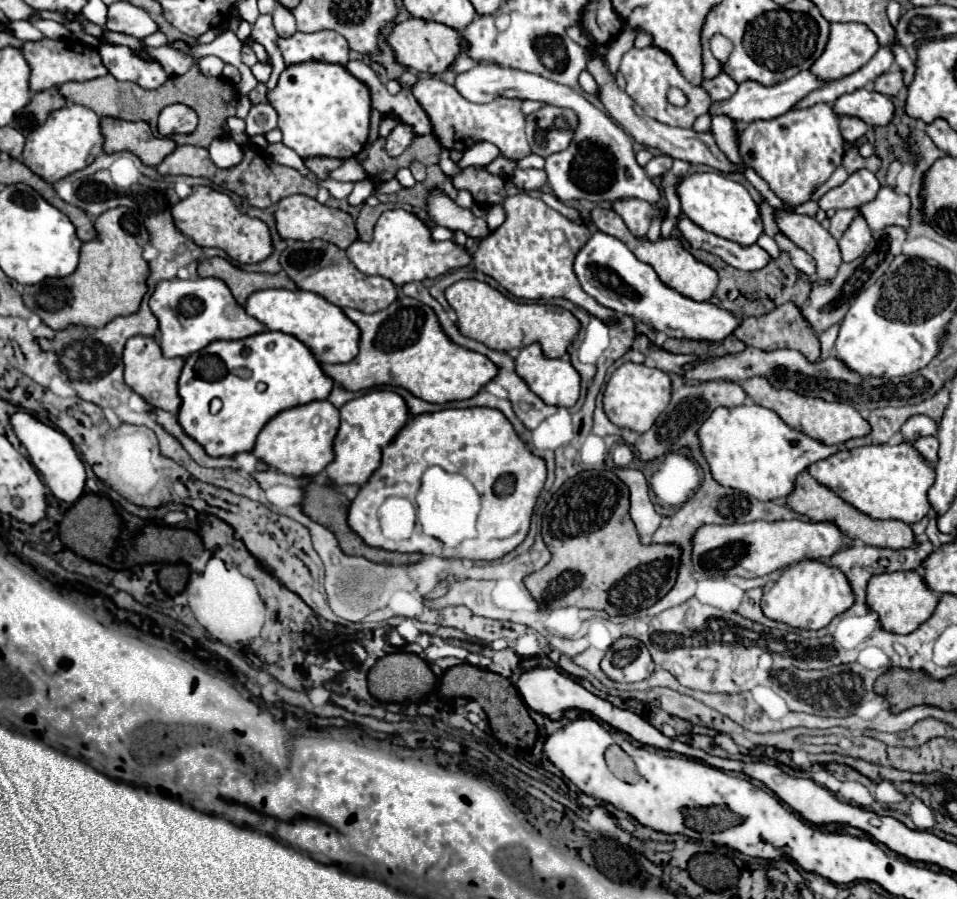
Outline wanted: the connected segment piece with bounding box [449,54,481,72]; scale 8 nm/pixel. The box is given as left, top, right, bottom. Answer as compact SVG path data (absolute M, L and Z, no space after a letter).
M463 54L463 56L459 56L457 58L457 62L449 68L449 70L453 70L453 72L467 72L467 70L471 70L471 68L475 68L475 66L479 66L481 62L475 62L473 58L467 58L467 54Z

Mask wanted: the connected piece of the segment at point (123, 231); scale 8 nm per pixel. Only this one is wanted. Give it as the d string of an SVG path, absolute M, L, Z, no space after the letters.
M125 206L103 212L95 220L97 238L81 246L81 260L73 274L65 278L47 278L43 284L25 286L25 306L41 316L41 320L53 328L63 330L71 324L83 324L89 328L103 328L117 316L135 314L147 294L149 262L143 258L145 246L149 246L149 234L143 222Z

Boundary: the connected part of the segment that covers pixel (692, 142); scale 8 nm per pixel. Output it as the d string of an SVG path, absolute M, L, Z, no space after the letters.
M591 58L589 64L587 64L587 70L595 76L595 80L597 80L599 88L601 88L601 102L603 102L605 110L609 112L609 116L625 132L629 132L633 136L635 142L643 144L645 148L655 148L661 154L667 154L671 158L679 158L679 160L685 160L685 162L691 162L691 164L693 162L707 164L707 166L713 166L713 168L717 168L721 172L735 172L735 170L743 172L743 168L739 168L739 166L735 166L735 164L731 164L727 160L727 156L719 150L719 146L715 144L715 140L713 140L713 136L709 132L695 132L691 128L689 130L687 128L673 128L673 126L667 126L667 124L661 124L661 122L649 118L623 90L617 88L617 84L613 82L613 78L611 78L611 74L609 74L609 70L607 70L607 66L605 66L605 62L601 58Z

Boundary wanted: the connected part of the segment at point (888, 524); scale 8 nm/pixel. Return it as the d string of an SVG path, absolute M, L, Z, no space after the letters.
M809 472L799 474L797 482L795 482L795 490L793 494L787 498L787 504L791 510L805 514L809 520L813 522L823 522L823 520L831 520L835 522L847 536L851 538L859 538L869 546L879 546L879 548L891 548L891 550L901 550L907 546L915 546L917 538L915 532L909 524L899 522L899 520L875 520L863 512L859 512L855 506L847 504L843 498L839 498L833 490L829 490L827 486L819 484Z

